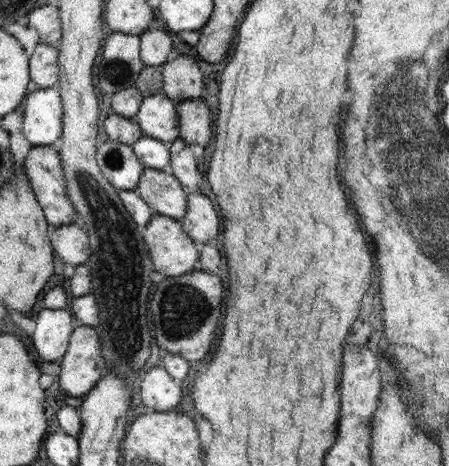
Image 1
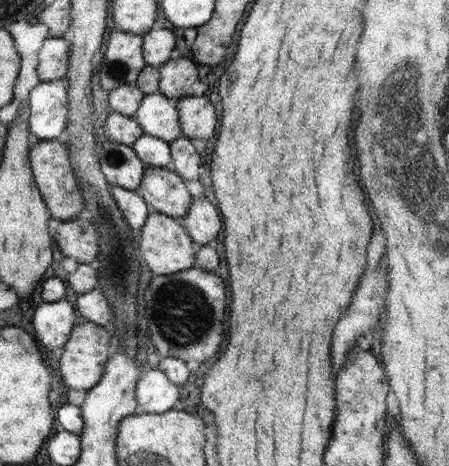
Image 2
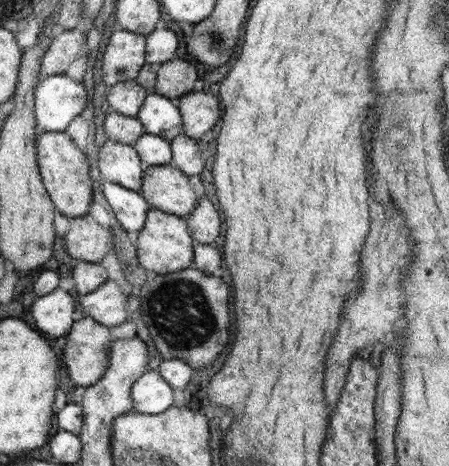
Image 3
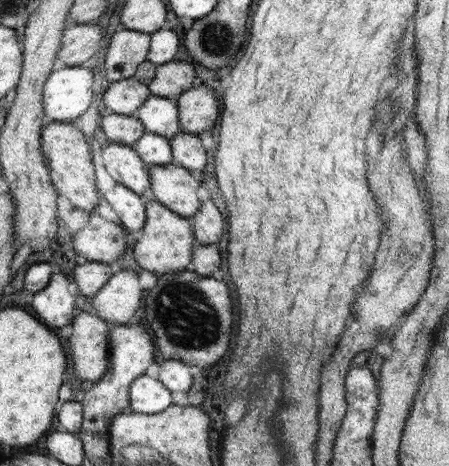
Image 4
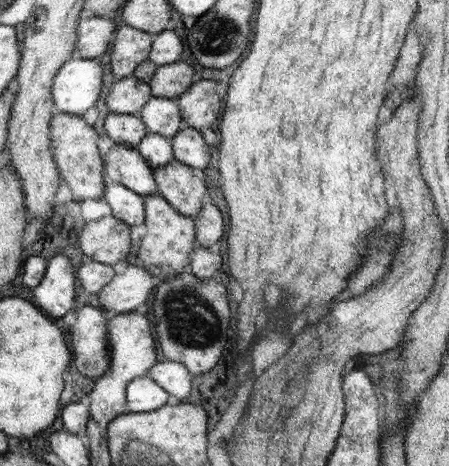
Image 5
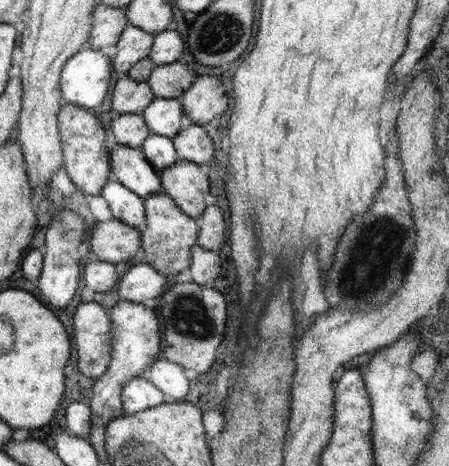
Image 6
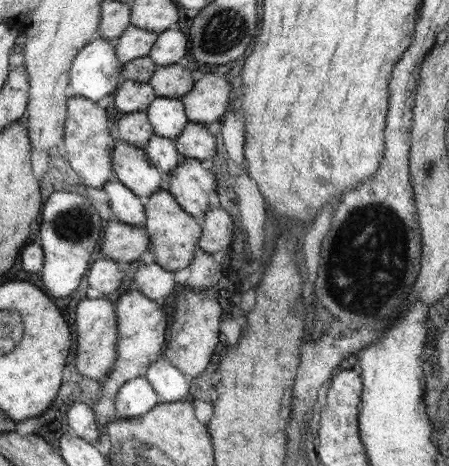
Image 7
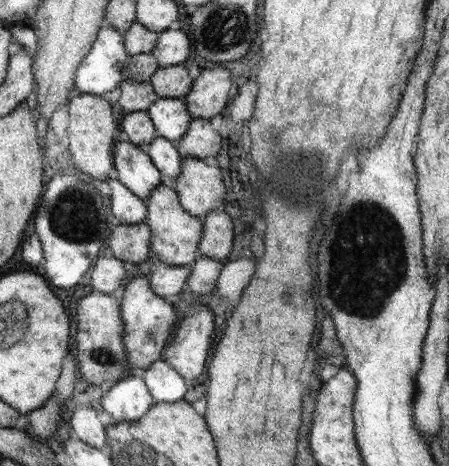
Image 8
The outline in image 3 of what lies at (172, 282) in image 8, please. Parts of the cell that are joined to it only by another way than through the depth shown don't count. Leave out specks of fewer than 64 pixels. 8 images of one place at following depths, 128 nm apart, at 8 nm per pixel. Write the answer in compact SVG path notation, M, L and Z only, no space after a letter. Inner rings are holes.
M109 279L90 294L81 295L80 304L84 308L84 314L107 327L126 322L128 296L122 292L122 288L124 286L120 286L118 282L110 282Z

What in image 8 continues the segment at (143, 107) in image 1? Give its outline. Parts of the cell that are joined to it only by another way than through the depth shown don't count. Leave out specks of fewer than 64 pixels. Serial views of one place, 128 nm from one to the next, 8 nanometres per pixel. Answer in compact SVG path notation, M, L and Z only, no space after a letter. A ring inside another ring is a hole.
M158 97L147 111L158 136L175 144L182 140L193 119L184 99Z

